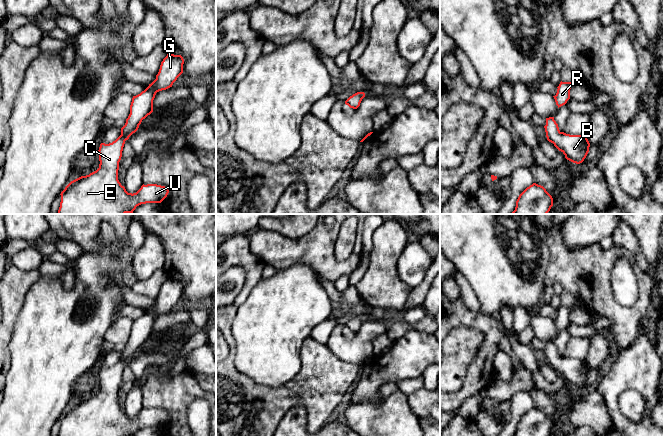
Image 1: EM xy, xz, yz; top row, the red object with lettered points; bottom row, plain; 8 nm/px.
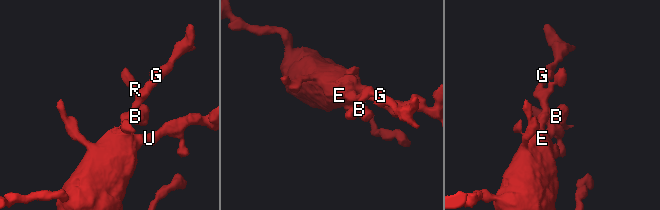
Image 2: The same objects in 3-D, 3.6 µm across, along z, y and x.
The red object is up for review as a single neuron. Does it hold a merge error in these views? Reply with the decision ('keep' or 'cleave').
keep

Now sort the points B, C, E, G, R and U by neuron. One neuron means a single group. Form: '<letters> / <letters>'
B C E G R U

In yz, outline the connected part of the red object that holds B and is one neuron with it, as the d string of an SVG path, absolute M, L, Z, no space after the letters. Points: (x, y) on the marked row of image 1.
M554 117L546 118L544 128L547 140L553 143L565 155L567 160L576 164L584 161L590 147L586 135L570 135L561 132Z

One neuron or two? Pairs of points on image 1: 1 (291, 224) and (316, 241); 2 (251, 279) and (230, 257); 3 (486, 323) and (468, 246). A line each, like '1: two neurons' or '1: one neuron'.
1: two neurons
2: one neuron
3: two neurons

